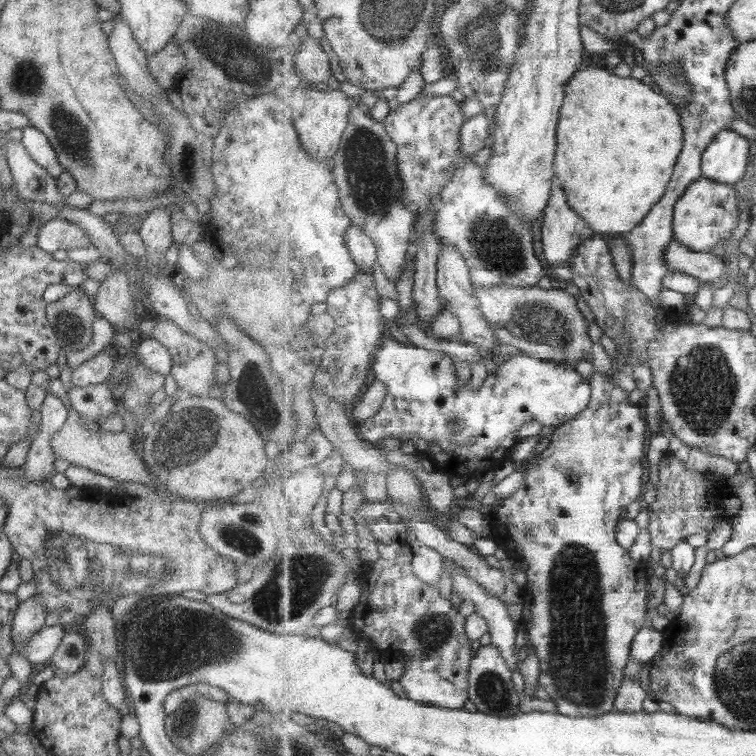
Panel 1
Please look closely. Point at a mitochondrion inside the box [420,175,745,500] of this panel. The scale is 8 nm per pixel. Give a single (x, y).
(702, 386)

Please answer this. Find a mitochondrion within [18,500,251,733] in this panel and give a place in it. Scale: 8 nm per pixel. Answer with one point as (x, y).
(82, 574)

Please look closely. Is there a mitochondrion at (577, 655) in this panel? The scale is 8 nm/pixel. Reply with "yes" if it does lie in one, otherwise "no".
yes

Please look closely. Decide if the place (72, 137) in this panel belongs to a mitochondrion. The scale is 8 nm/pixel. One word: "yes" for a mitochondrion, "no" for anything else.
yes

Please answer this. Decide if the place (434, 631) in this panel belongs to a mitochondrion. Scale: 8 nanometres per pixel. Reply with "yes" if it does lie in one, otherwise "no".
yes

